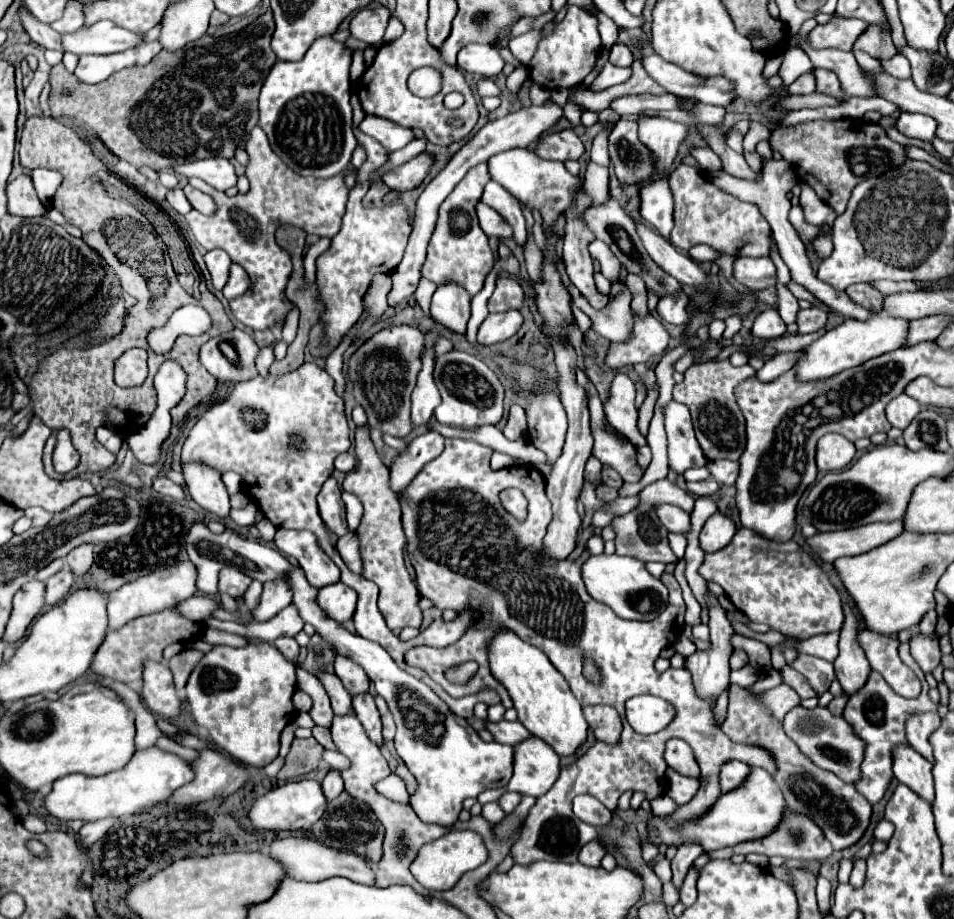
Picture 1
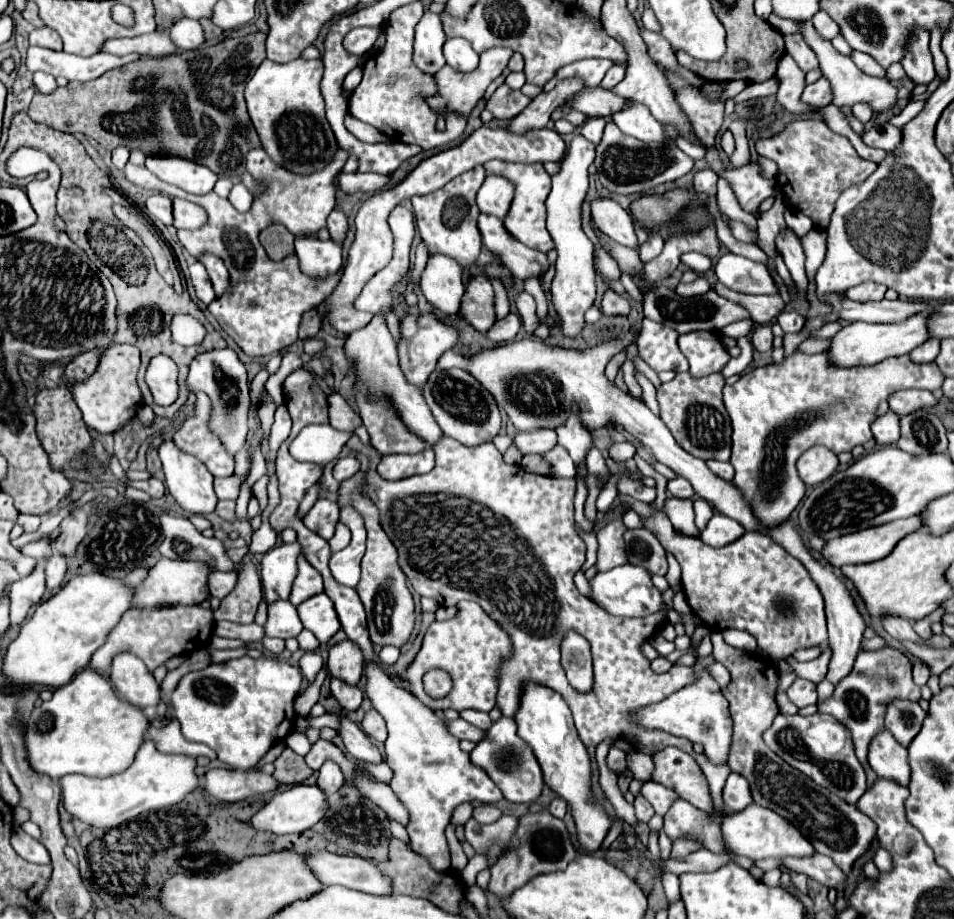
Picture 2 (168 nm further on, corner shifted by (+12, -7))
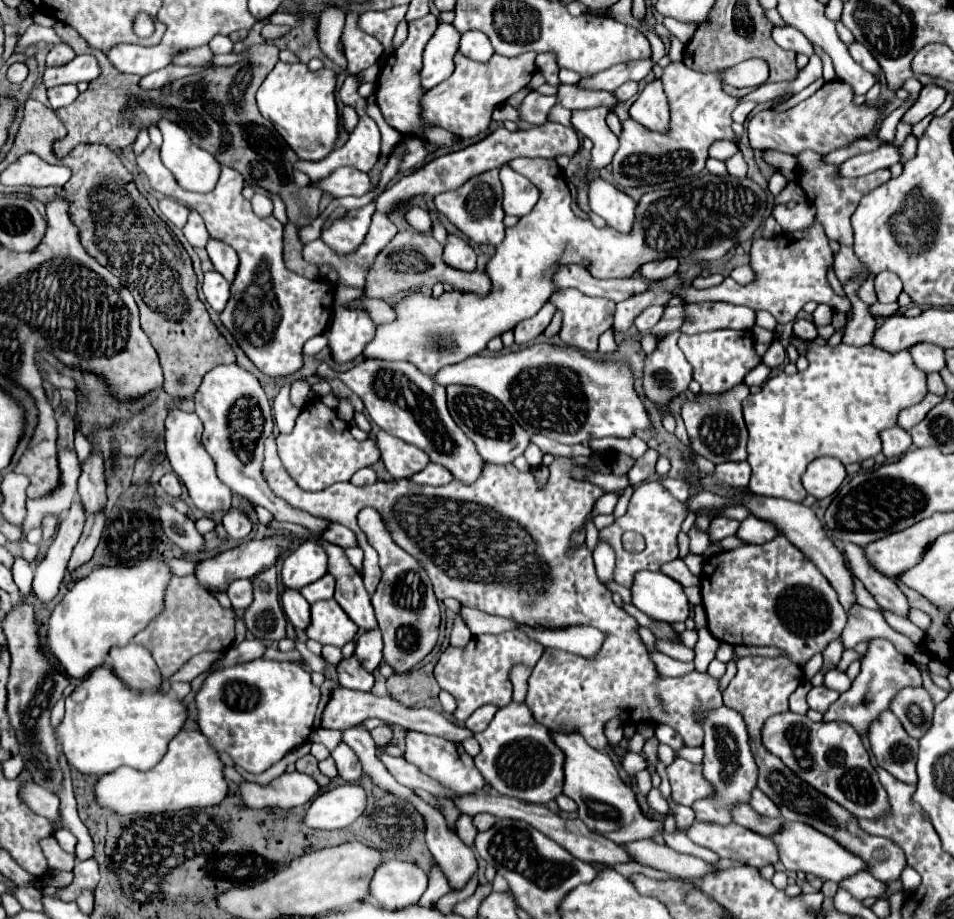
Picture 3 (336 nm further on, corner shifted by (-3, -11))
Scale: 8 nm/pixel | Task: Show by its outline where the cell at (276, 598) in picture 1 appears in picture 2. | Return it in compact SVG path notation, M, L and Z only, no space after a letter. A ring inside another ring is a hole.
M299 543L279 545L261 559L261 567L263 567L261 583L263 583L263 597L267 603L289 599L291 585L297 575L299 551L301 551Z

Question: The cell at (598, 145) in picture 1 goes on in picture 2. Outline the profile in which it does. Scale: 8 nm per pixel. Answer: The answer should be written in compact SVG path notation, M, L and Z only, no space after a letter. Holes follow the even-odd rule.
M597 117L597 119L587 119L587 121L581 125L579 133L581 133L587 141L591 141L591 143L599 143L599 141L601 141L601 135L603 135L603 129L605 129L605 119Z

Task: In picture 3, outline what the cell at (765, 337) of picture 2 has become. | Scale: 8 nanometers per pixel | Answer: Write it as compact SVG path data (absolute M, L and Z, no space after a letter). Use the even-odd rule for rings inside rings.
M774 341L770 345L770 349L766 351L766 355L762 357L762 363L768 365L770 369L774 369L774 367L780 367L784 361L786 361L786 351L784 351L780 341Z

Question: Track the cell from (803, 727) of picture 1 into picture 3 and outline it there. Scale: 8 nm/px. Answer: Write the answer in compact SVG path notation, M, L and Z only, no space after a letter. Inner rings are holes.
M792 711L772 715L762 727L764 747L804 783L846 807L856 819L876 819L876 815L888 811L888 797L884 795L884 787L878 781L878 773L870 763L862 739L854 735L856 731L848 723L814 723L806 715Z

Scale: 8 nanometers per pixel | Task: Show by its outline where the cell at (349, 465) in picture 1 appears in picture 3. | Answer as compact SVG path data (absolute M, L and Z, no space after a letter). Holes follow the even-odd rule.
M368 467L368 469L360 469L360 471L356 471L354 475L352 475L352 479L350 479L354 485L372 485L374 481L376 481L376 473Z

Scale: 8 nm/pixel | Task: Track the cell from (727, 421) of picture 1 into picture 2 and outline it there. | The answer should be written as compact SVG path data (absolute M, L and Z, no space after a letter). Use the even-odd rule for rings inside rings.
M677 373L673 381L663 383L657 389L657 401L663 423L669 427L671 435L687 453L703 461L729 461L731 455L731 419L721 401L723 387L725 377L721 373L707 375L705 379L693 379L687 373Z

